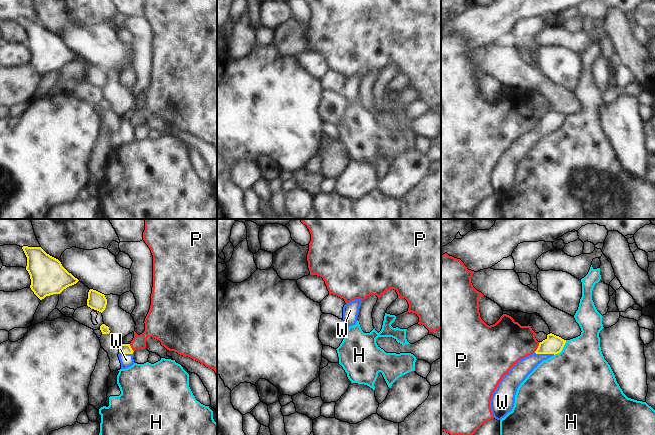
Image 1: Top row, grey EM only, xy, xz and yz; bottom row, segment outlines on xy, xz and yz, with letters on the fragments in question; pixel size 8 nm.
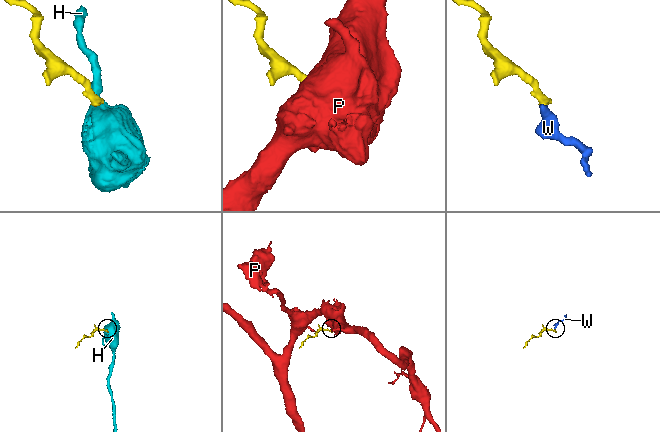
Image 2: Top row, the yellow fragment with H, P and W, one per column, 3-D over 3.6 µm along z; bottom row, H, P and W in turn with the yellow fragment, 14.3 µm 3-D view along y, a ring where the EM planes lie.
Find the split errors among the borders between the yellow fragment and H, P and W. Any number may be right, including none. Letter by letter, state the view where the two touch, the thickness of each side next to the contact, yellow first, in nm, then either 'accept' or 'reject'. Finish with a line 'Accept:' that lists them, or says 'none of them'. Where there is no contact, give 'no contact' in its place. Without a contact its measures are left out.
H: yz | 150/480 nm | reject
P: yz | 150/340 nm | reject
W: yz | 150/140 nm | accept
Accept: W

